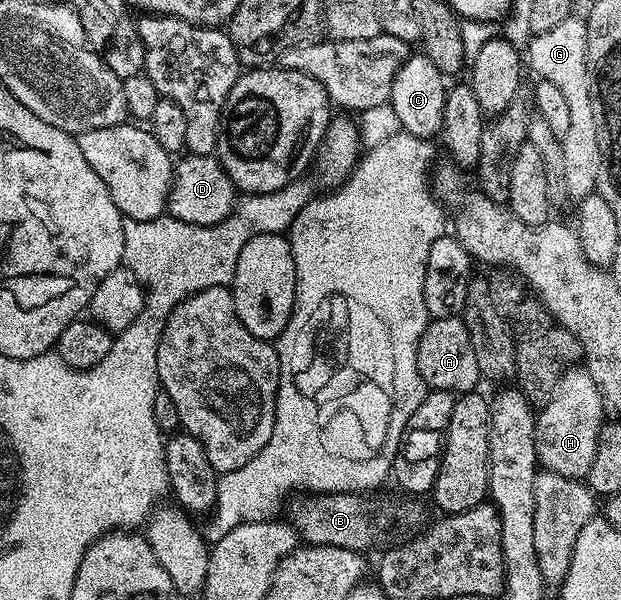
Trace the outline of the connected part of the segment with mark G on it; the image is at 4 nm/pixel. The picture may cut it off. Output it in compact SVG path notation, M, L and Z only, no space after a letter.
M571 16L560 20L556 28L552 28L543 34L535 34L531 37L529 45L525 47L524 58L532 69L538 73L537 77L544 82L556 84L560 93L568 104L568 124L562 143L562 180L561 185L566 186L568 193L574 200L580 200L586 194L595 193L598 173L602 167L602 153L600 152L600 140L598 139L599 119L596 117L596 99L590 84L590 65L586 62L586 49L588 48L588 28L585 17Z

